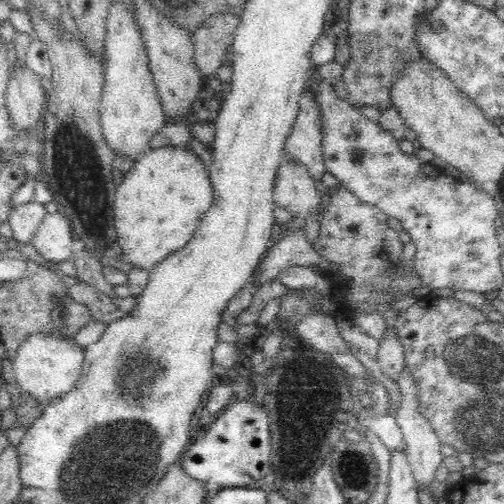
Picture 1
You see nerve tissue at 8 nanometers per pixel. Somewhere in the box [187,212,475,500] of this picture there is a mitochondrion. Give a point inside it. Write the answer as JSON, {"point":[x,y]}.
{"point":[384,254]}

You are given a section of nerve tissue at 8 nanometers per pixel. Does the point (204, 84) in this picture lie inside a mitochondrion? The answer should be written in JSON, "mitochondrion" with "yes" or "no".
{"mitochondrion":"no"}

